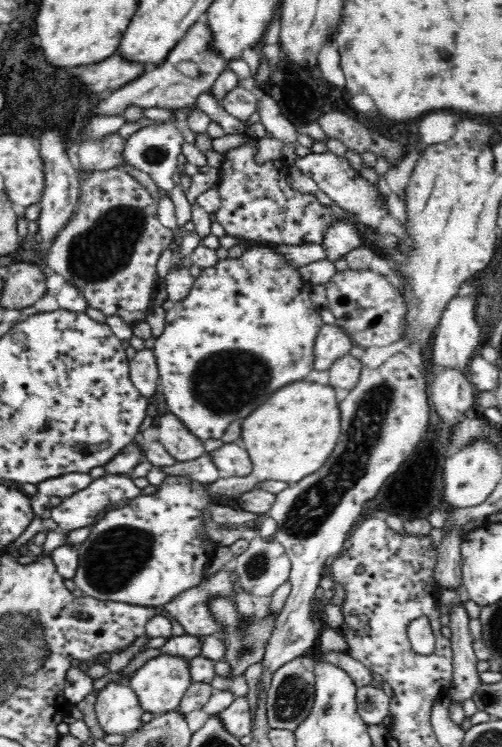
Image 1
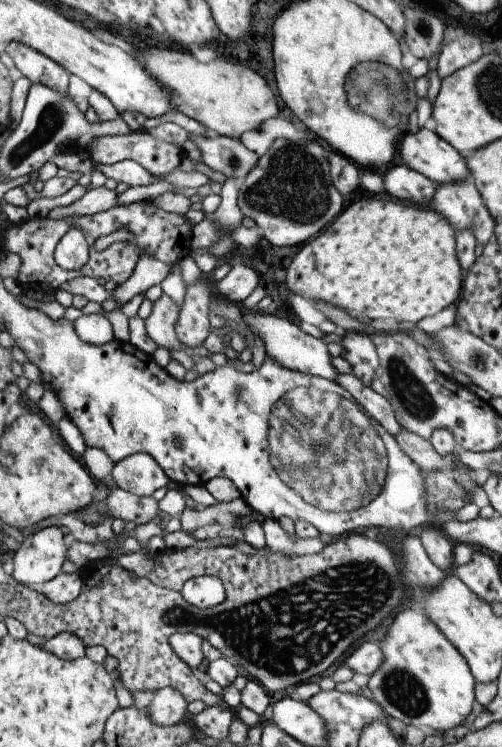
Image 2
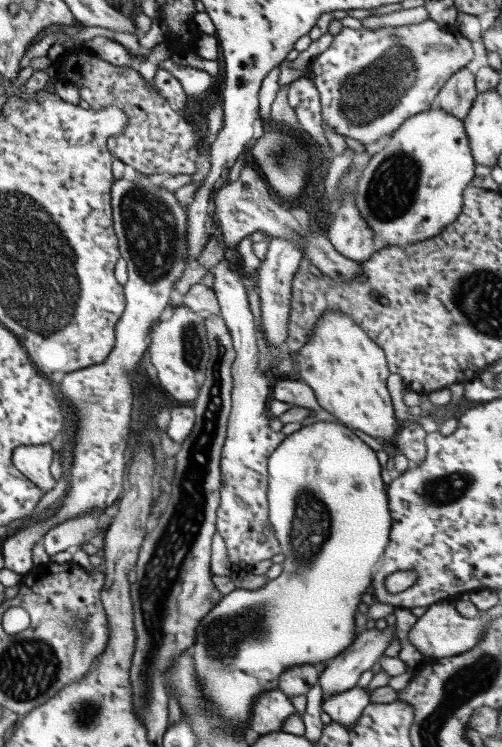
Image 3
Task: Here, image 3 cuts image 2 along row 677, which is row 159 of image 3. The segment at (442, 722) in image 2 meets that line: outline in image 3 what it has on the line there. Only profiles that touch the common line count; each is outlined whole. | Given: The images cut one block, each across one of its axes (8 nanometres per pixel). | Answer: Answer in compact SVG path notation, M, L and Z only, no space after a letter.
M439 108L409 116L409 119L392 132L390 138L389 144L383 150L369 156L358 180L357 193L354 194L355 208L371 228L373 236L379 236L383 240L383 246L403 247L437 236L441 228L455 220L462 208L464 189L474 177L475 164L470 156L462 120Z

